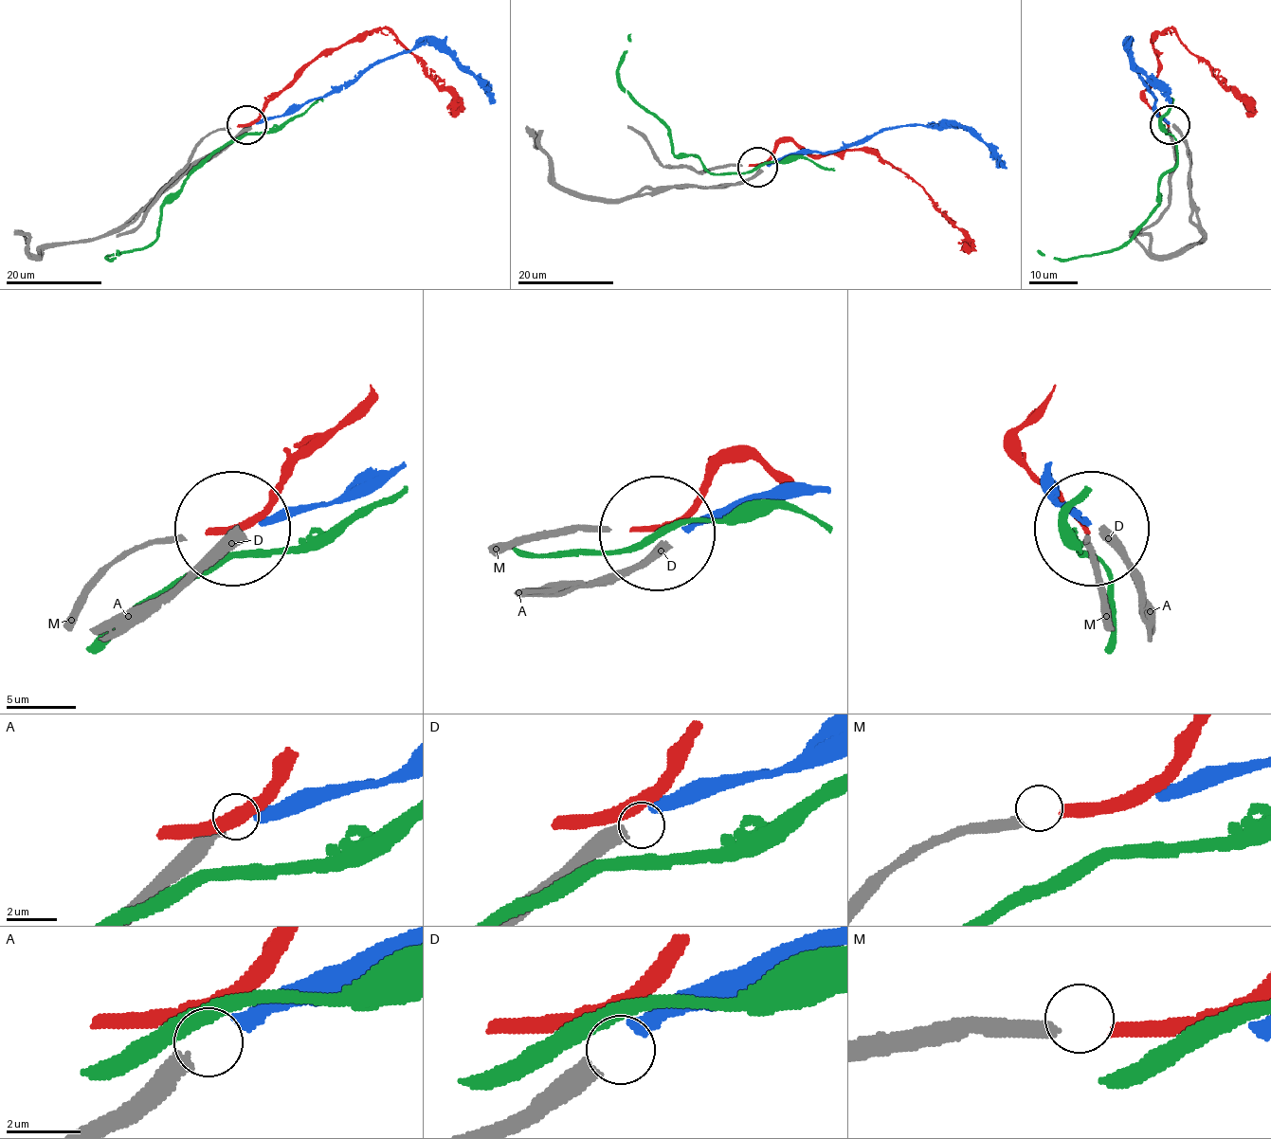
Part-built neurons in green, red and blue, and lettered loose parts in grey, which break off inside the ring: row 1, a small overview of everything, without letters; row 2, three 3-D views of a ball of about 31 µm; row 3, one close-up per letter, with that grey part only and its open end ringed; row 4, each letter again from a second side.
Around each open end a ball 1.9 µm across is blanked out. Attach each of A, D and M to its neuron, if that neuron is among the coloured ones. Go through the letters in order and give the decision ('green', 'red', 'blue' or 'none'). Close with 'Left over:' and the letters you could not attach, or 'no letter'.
A: blue
D: none
M: red
Left over: D

